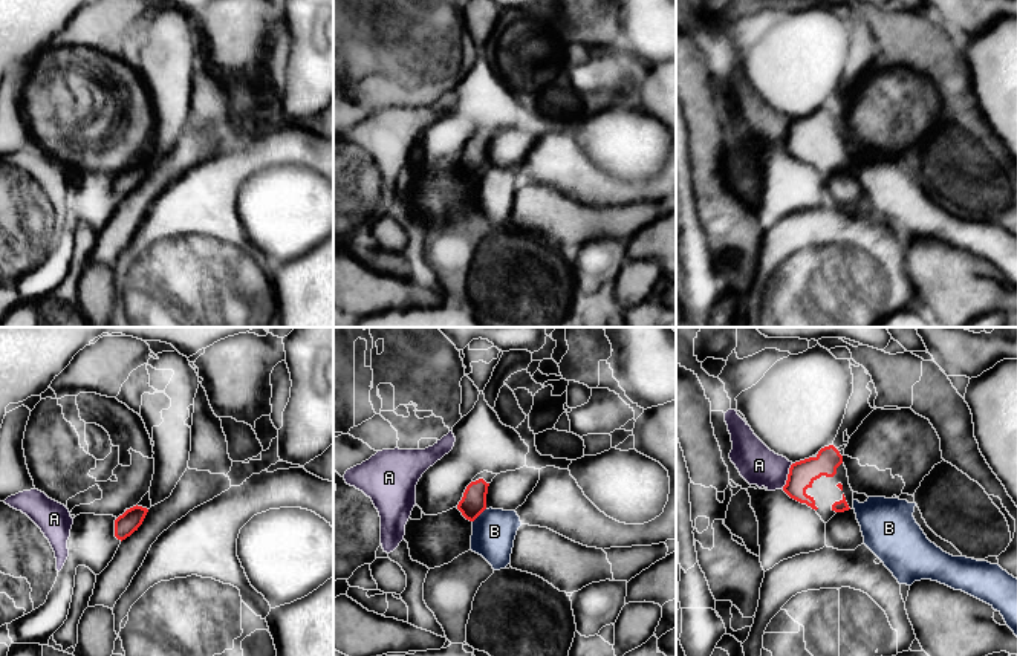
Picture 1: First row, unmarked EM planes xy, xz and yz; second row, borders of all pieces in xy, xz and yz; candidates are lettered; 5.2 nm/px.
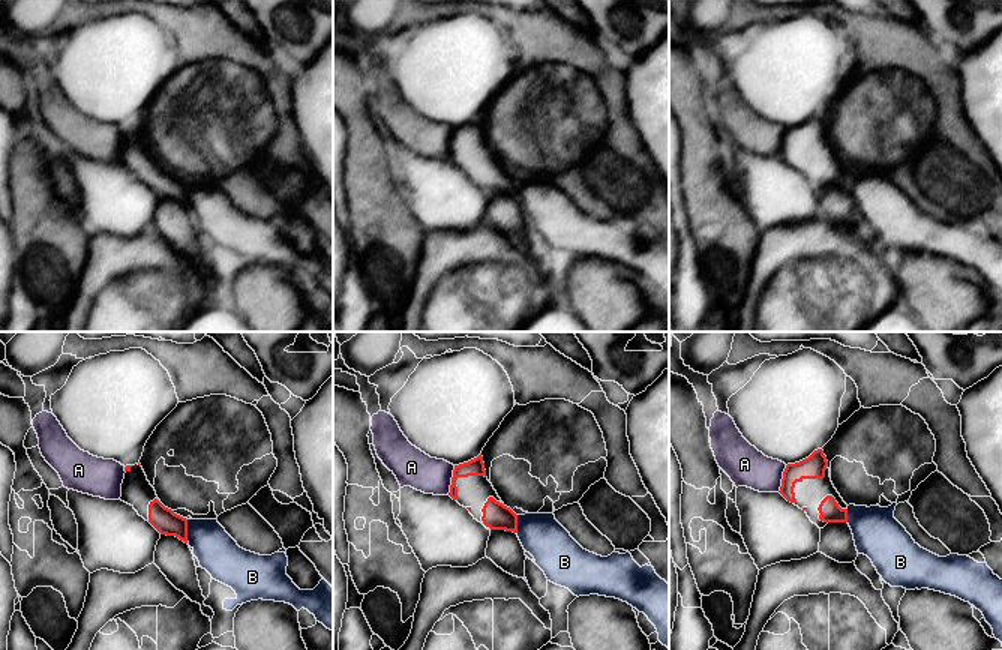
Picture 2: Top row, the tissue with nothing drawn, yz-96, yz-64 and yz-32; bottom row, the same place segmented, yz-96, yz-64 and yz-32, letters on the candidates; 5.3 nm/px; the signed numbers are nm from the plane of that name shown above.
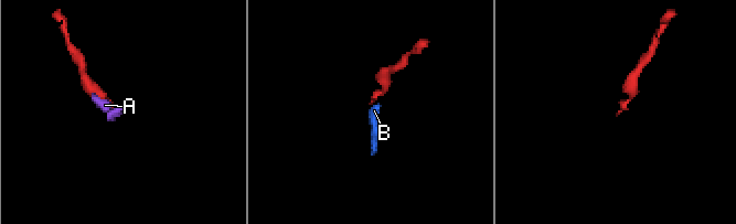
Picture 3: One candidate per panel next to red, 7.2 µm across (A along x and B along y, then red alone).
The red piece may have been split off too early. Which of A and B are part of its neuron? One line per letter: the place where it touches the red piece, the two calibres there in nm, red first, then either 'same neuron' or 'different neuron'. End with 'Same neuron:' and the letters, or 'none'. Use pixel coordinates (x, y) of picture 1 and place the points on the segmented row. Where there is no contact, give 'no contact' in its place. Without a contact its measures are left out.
A: yz (788, 476) | 140/200 nm | different neuron
B: xz (479, 514) | 140/220 nm | different neuron
Same neuron: none

